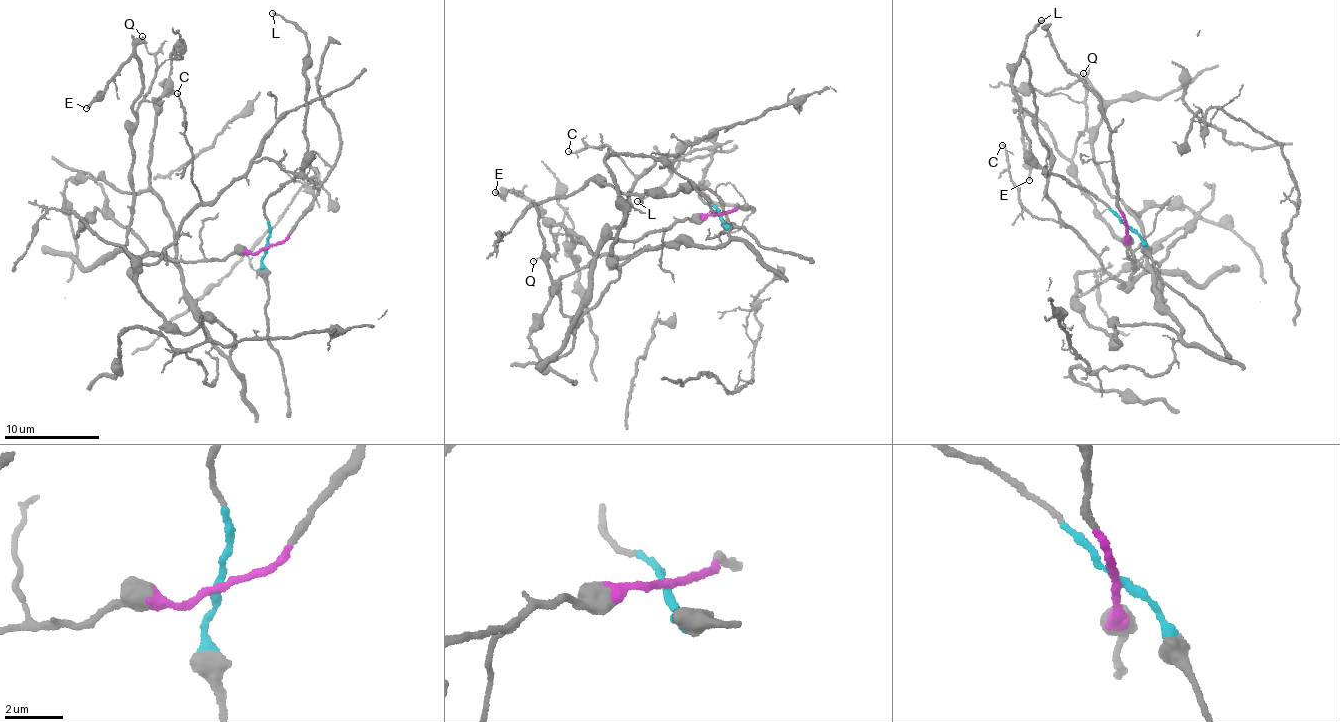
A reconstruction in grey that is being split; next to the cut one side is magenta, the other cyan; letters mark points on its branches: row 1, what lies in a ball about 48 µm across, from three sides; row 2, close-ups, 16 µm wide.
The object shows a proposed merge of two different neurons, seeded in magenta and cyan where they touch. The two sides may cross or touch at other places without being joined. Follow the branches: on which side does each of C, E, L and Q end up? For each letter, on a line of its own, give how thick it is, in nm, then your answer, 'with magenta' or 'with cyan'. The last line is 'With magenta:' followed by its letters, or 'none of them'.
C: 120 nm | with magenta
E: 200 nm | with magenta
L: 150 nm | with cyan
Q: 90 nm | with magenta
With magenta: C, E, Q

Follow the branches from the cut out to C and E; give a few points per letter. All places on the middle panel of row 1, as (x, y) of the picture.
C: (721, 214), (616, 240), (611, 230), (631, 204), (634, 173), (608, 146), (568, 151)
E: (721, 214), (698, 214), (627, 241), (608, 240), (593, 258), (582, 238), (551, 226), (520, 193), (495, 191)

